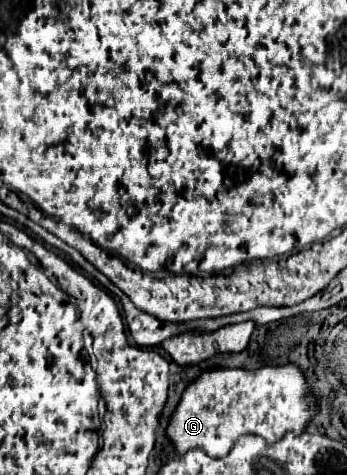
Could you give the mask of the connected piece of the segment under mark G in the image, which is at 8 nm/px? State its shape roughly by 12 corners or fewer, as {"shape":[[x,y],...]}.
{"shape":[[297,365],[205,371],[167,437],[225,457],[241,435],[301,435],[317,413]]}

